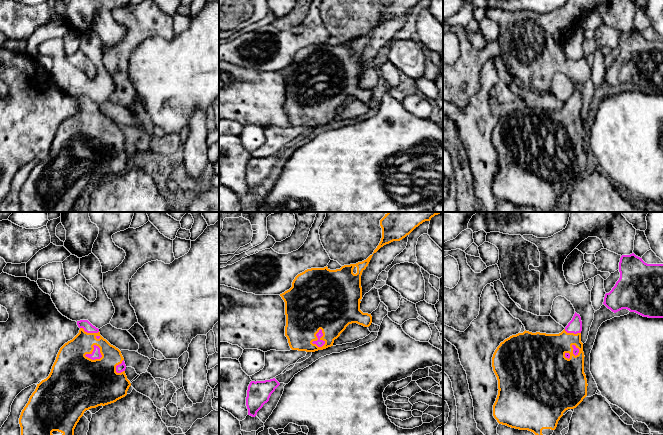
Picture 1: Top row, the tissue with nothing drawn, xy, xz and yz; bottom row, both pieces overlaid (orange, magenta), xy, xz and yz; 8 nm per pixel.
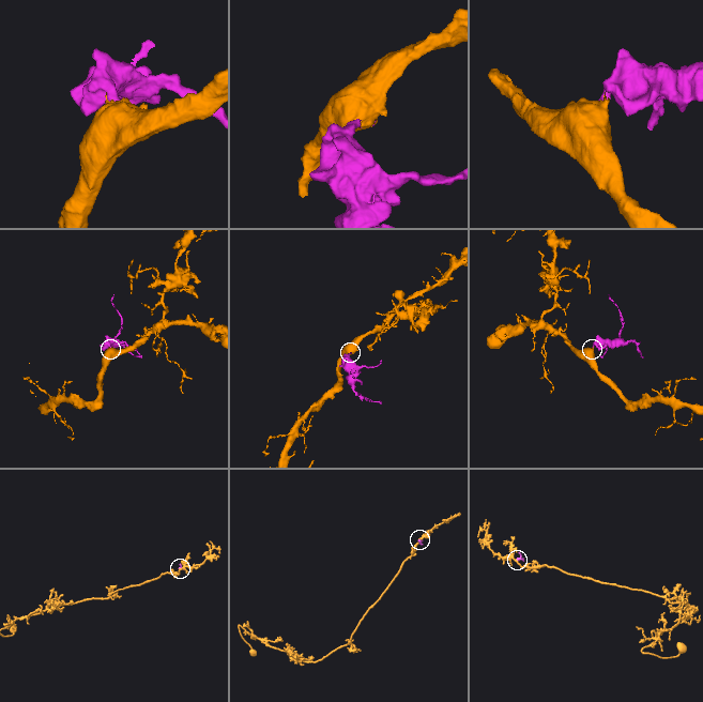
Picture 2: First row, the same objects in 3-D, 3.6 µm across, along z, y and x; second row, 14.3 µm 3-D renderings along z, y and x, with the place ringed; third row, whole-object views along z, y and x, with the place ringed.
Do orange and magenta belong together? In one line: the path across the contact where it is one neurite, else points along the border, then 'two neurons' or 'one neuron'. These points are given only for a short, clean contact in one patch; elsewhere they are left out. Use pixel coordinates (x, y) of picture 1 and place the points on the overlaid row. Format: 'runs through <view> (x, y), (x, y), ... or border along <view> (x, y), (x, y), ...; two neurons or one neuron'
one neuron

